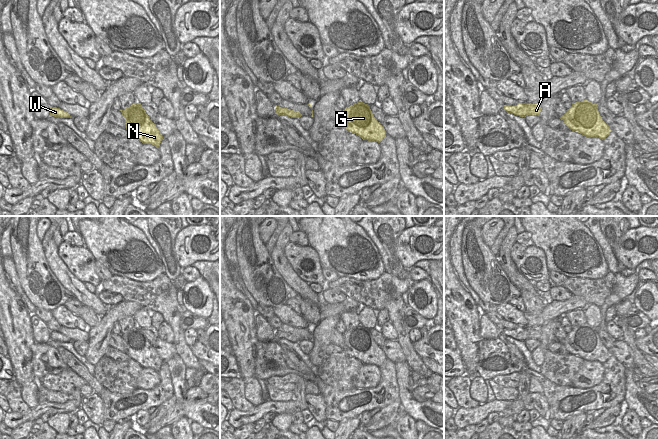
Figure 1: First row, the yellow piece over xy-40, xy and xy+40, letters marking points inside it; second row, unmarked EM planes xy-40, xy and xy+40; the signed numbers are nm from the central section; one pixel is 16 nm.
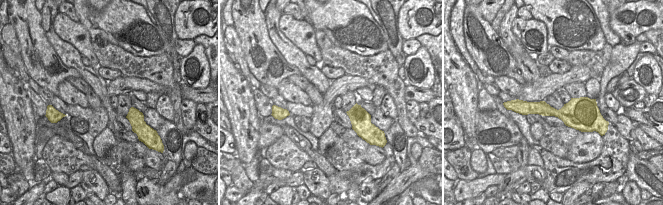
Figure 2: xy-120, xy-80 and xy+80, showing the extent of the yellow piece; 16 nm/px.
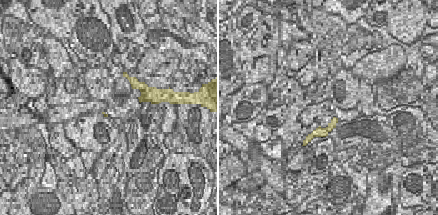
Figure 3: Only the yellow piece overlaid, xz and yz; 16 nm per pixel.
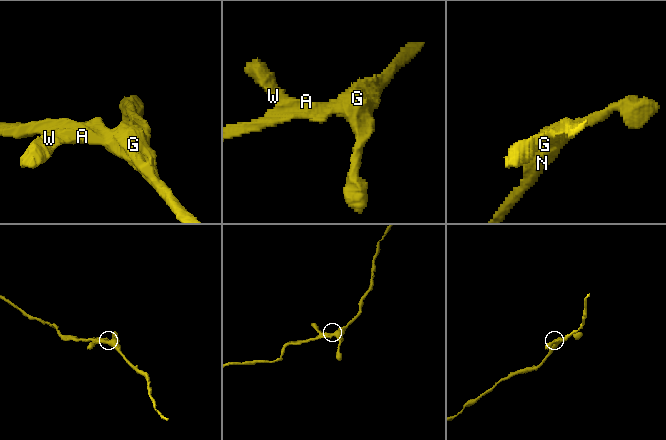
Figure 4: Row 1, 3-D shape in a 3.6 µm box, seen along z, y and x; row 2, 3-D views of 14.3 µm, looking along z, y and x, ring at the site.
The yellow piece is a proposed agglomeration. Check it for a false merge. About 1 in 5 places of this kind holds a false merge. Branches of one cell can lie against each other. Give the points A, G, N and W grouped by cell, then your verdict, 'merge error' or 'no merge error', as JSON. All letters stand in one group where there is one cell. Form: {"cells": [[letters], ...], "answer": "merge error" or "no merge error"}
{"cells": [["A", "G", "N", "W"]], "answer": "no merge error"}

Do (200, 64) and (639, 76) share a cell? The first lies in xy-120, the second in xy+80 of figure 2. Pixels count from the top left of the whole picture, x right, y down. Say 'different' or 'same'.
same

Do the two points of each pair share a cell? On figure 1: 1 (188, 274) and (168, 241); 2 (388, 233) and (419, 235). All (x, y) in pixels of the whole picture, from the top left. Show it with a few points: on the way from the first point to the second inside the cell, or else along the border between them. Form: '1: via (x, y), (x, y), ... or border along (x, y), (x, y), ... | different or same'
1: border along (182, 269), (180, 273) | different
2: border along (405, 228), (396, 244), (397, 257) | different

